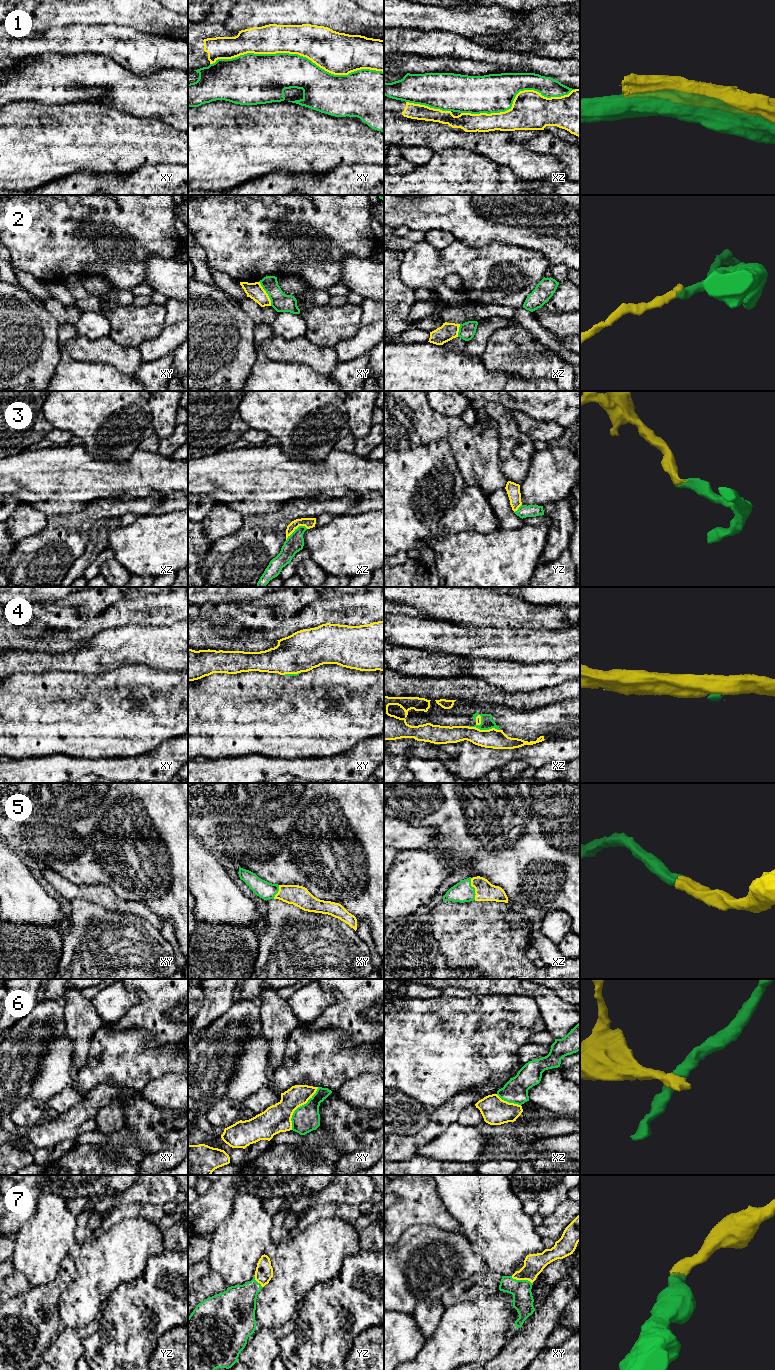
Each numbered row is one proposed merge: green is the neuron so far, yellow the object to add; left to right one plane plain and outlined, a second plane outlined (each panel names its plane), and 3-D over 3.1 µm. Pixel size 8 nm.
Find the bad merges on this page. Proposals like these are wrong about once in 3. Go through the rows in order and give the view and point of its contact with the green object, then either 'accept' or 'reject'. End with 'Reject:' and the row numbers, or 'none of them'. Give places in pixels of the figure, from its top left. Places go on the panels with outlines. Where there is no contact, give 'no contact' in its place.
1: contact xy (297, 54); reject
2: contact xy (266, 292); reject
3: contact xz (296, 529); accept
4: contact xz (484, 729); reject
5: contact xz (474, 889); accept
6: contact xy (298, 1107); reject
7: contact xy (522, 1280); accept
Reject: 1, 2, 4, 6

